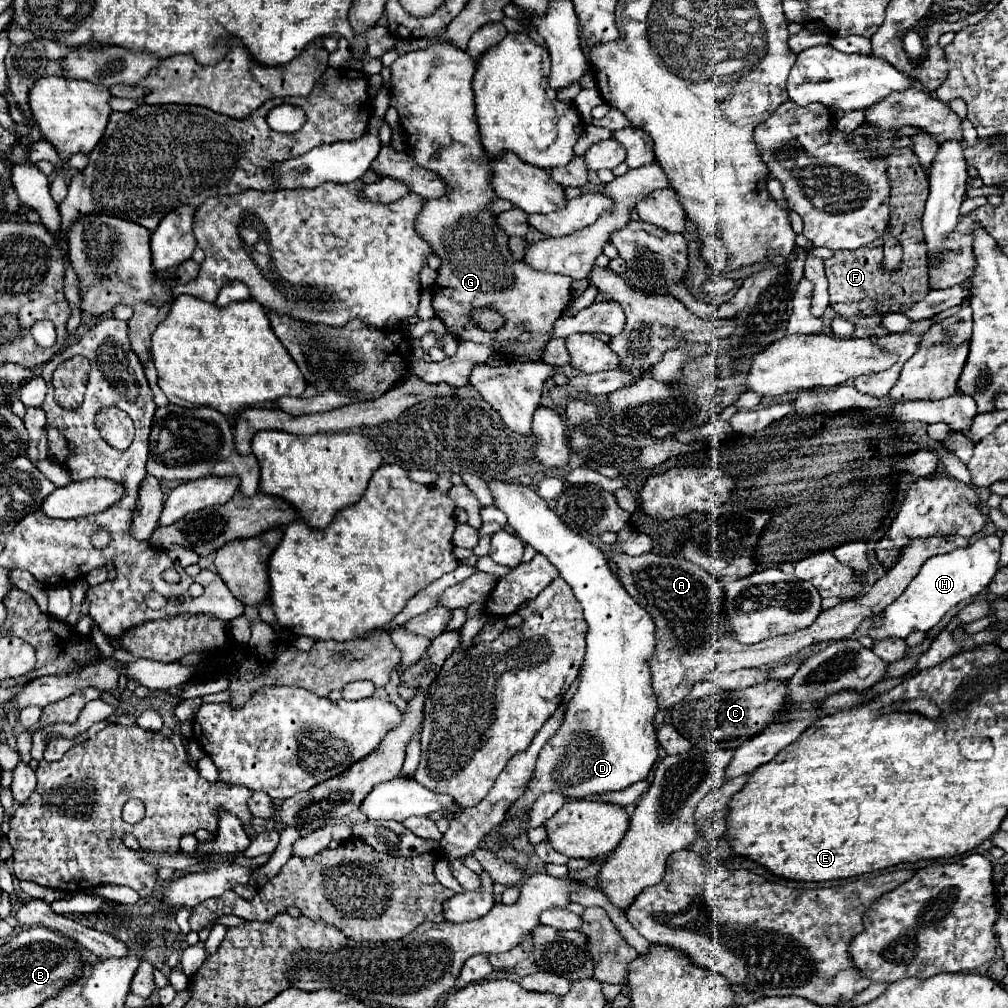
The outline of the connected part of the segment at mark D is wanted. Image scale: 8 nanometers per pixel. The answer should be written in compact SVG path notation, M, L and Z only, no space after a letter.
M489 482L489 488L493 492L493 504L507 514L509 526L517 536L559 568L561 578L573 588L575 598L583 606L589 624L579 688L569 702L565 722L543 746L535 766L533 786L509 810L513 814L529 810L539 794L551 790L567 798L625 790L645 780L657 760L657 738L653 730L657 702L647 664L655 650L653 620L629 598L613 576L603 552L567 528L533 488L505 482Z

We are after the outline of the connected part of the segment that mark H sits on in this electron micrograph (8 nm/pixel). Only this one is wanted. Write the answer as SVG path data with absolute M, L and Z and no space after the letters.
M987 536L975 542L969 548L957 548L949 554L933 556L929 558L917 578L907 586L907 590L883 612L883 624L871 626L869 636L873 640L885 640L885 638L907 638L911 632L927 632L931 630L947 610L955 608L963 600L969 600L969 596L979 594L997 574L997 562L999 562L999 550L1001 550L1001 538Z

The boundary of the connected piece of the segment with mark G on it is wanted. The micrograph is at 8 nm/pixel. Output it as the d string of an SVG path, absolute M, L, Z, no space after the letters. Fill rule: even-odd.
M447 42L435 44L427 50L409 52L391 64L391 106L399 112L407 154L411 154L425 170L439 174L447 184L447 194L423 200L423 208L415 220L415 230L441 258L437 280L431 288L431 304L435 316L451 336L457 342L471 340L499 346L529 332L529 342L515 342L507 352L499 354L531 362L541 358L541 352L551 340L555 320L571 302L573 280L563 274L533 270L523 260L497 260L497 264L493 262L491 266L491 228L499 226L495 214L489 212L489 206L497 196L489 186L493 174L489 174L489 156L481 146L473 112L473 74L473 58ZM477 308L497 310L505 316L505 326L497 332L475 328L469 314Z

